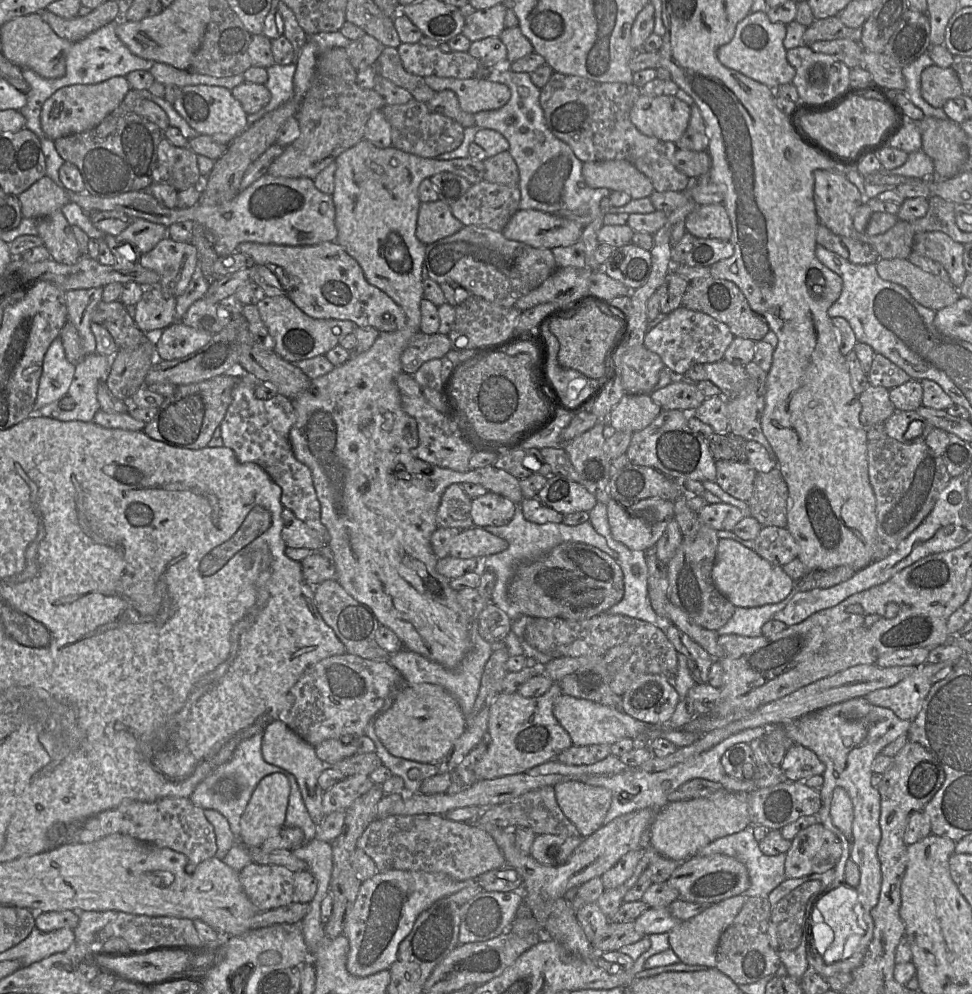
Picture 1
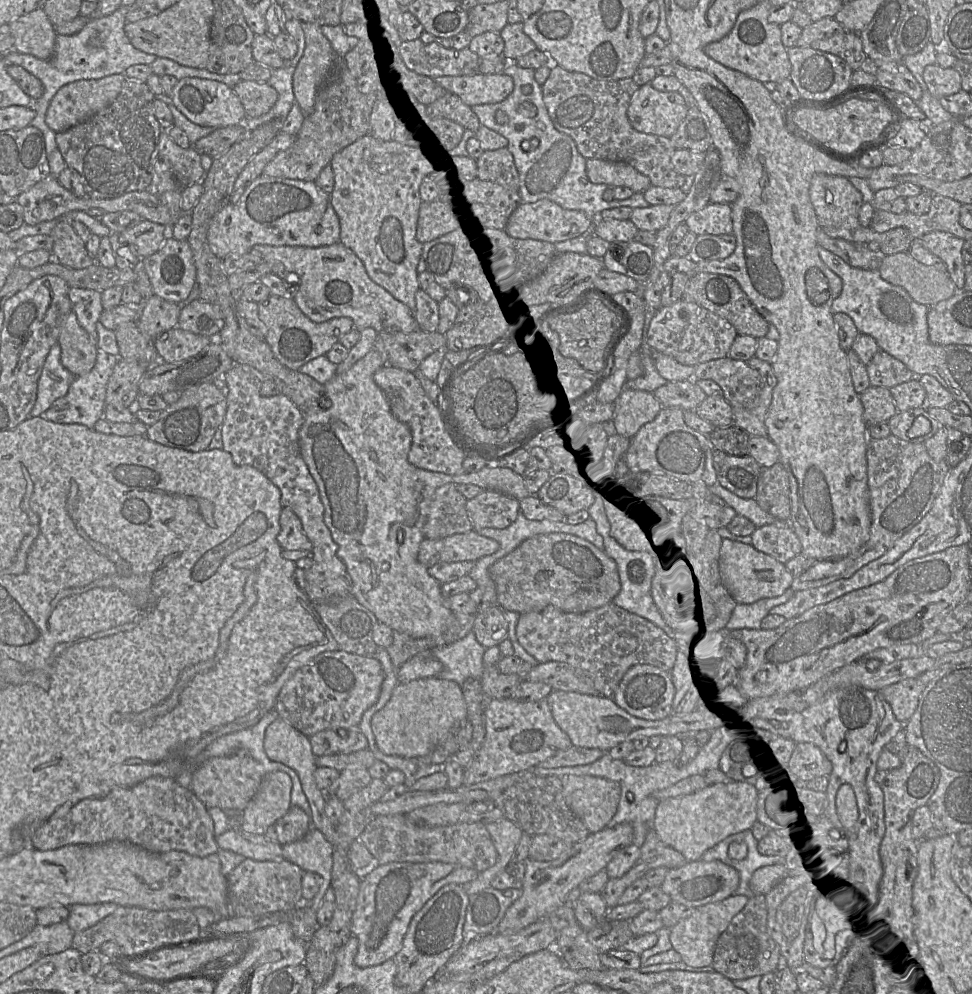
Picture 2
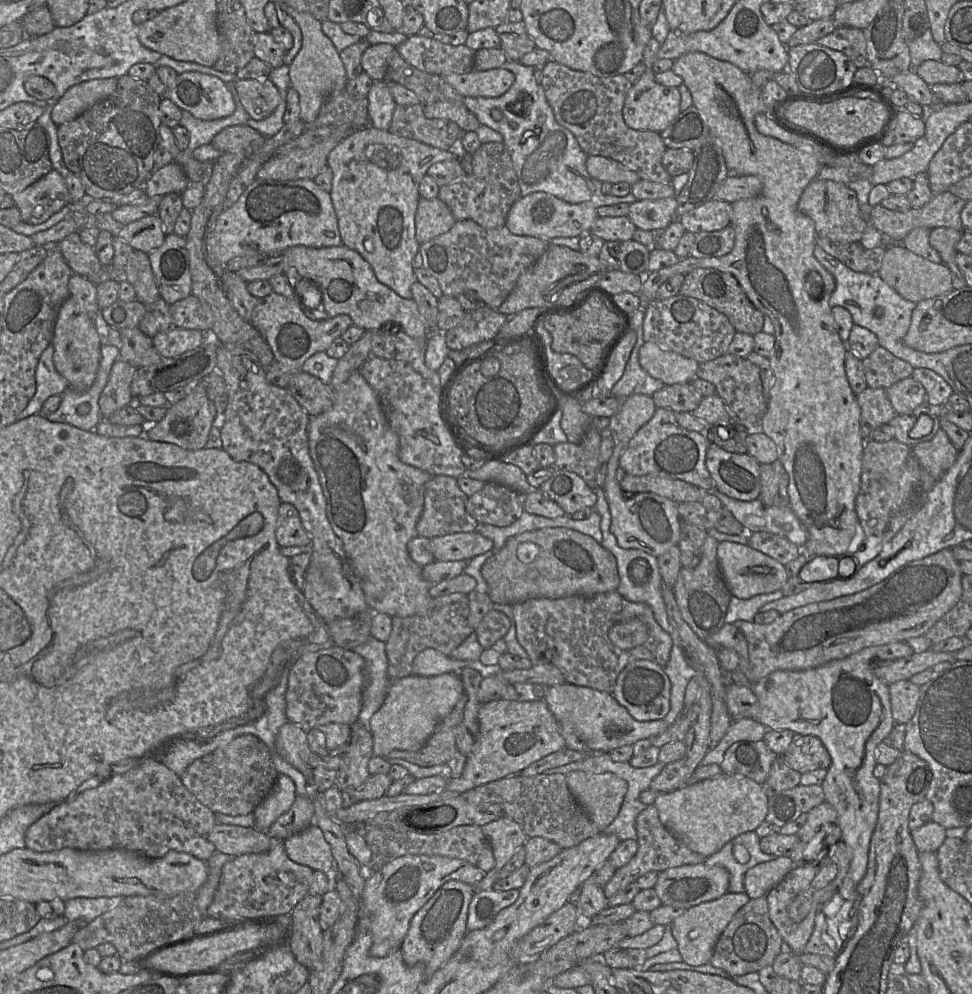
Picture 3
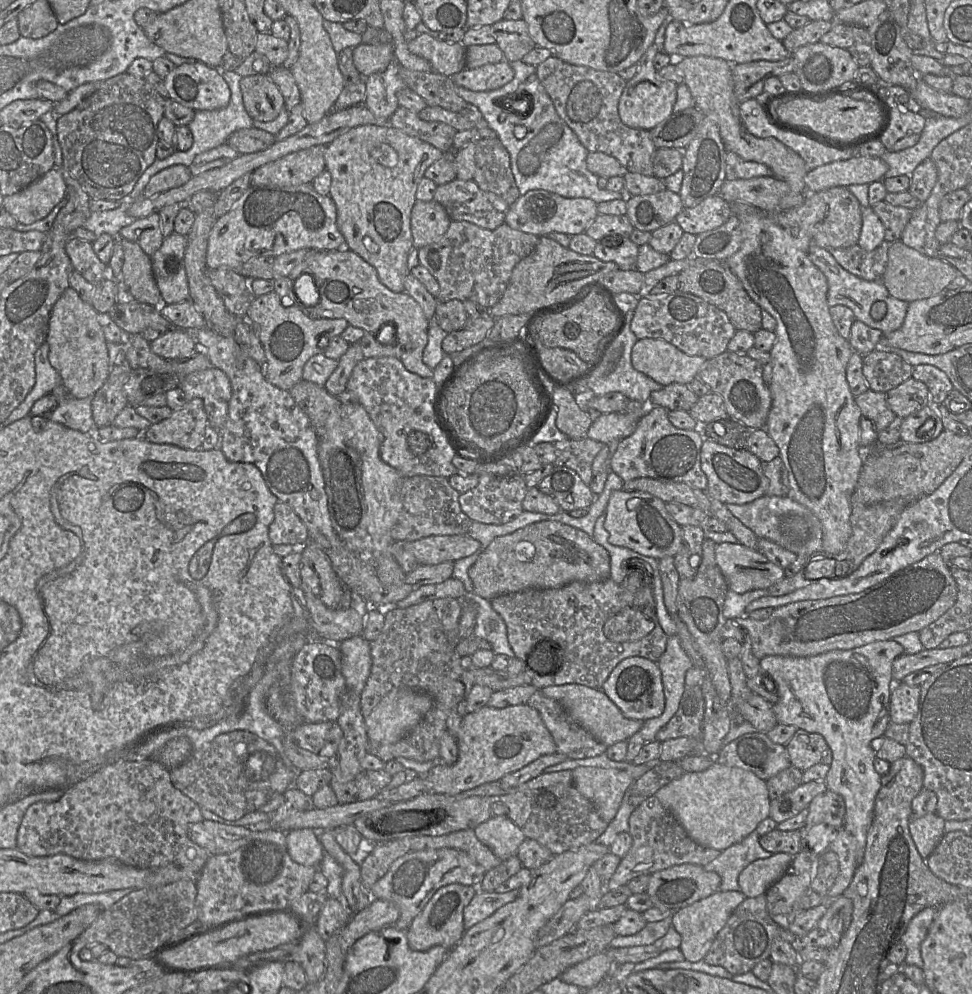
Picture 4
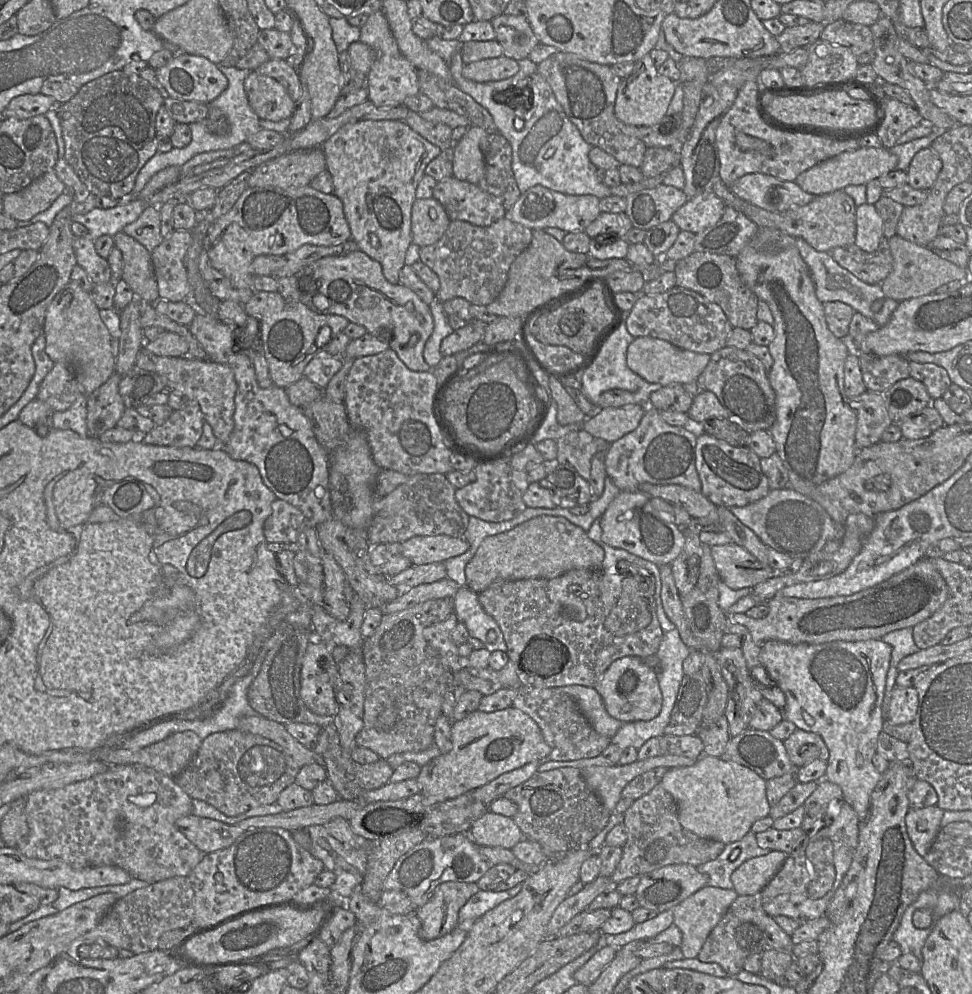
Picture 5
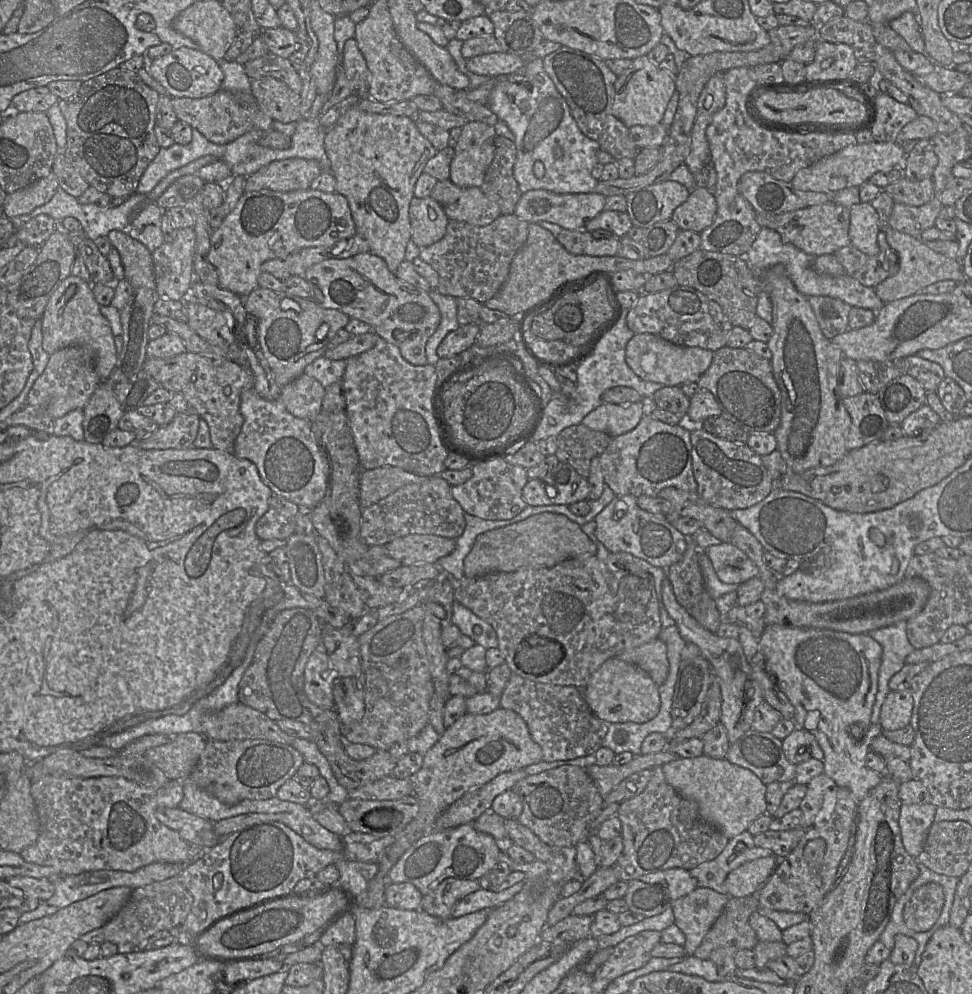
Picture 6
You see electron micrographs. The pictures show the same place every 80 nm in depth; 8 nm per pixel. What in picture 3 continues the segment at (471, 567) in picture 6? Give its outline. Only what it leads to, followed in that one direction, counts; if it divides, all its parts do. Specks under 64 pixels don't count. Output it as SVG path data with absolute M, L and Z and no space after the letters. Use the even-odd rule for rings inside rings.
M564 527L541 528L509 538L497 553L485 561L481 575L487 583L489 598L501 605L513 605L532 598L589 597L616 591L620 583L615 556L591 536Z

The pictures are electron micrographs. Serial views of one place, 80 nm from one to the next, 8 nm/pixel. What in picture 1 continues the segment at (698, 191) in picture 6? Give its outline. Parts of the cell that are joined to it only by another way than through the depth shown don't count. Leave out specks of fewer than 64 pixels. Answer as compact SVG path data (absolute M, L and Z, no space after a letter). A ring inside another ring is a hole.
M723 204L698 206L685 218L686 231L695 238L730 241L732 226Z

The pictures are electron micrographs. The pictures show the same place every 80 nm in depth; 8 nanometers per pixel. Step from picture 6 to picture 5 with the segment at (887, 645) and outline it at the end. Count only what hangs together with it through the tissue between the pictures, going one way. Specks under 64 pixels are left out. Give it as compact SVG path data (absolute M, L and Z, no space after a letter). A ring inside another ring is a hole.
M903 628L889 632L880 640L892 647L890 666L886 677L885 695L882 703L882 712L886 719L889 703L891 701L891 692L897 687L895 683L899 673L897 668L898 663L904 657L918 652L919 648L913 640L912 628Z

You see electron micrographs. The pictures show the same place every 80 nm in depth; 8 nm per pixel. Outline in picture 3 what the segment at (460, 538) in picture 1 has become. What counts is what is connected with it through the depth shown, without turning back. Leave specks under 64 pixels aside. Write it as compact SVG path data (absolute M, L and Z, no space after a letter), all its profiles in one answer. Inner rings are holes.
M460 532L430 539L435 561L471 560L493 548L493 541L477 532Z

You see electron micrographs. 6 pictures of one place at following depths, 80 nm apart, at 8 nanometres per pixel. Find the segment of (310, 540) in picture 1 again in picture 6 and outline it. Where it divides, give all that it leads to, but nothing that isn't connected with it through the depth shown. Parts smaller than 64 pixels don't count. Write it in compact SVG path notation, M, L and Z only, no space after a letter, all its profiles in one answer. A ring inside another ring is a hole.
M272 493L269 509L256 523L256 534L260 540L287 540L295 533L296 517L300 513L297 504Z

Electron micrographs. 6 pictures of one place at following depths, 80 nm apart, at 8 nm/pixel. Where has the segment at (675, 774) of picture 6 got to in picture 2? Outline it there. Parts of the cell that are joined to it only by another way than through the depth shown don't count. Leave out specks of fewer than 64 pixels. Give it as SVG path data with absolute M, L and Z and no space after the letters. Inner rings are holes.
M730 781L710 784L693 794L659 801L654 819L654 830L663 843L680 852L688 862L696 861L701 859L707 850L727 837L752 829L758 822L757 808L760 797L761 792L757 786L748 782Z

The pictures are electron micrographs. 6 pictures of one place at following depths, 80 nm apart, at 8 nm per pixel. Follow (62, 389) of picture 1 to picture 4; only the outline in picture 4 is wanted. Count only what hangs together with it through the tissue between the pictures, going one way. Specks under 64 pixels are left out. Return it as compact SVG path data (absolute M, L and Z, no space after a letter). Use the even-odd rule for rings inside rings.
M45 341L35 353L35 371L36 382L32 390L21 402L21 404L15 408L11 414L2 423L1 427L5 427L14 423L21 418L29 415L33 404L41 397L50 394L55 387L62 384L62 378L60 374L53 368L49 362L49 350L50 347Z

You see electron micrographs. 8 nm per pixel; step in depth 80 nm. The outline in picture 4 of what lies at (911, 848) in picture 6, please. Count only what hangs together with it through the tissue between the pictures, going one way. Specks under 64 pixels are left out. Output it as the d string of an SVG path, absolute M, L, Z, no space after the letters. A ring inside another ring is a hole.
M936 813L910 819L910 835L919 854L924 860L931 855L945 834L944 824L945 820Z

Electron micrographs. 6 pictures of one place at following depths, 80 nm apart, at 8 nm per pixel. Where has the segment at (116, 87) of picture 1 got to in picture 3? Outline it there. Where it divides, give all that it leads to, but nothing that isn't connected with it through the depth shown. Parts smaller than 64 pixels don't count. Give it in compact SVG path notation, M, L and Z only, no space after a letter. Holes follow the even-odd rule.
M118 78L93 79L69 88L52 109L51 118L57 125L71 121L92 105L110 96Z

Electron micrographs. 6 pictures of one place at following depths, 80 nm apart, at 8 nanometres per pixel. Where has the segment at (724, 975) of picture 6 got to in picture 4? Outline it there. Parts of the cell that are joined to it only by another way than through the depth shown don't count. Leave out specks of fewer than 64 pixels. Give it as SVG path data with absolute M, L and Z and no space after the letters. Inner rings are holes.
M766 896L747 897L718 932L703 961L709 965L722 966L732 975L742 975L751 972L759 962L770 959L772 944L778 937L780 927L768 914Z

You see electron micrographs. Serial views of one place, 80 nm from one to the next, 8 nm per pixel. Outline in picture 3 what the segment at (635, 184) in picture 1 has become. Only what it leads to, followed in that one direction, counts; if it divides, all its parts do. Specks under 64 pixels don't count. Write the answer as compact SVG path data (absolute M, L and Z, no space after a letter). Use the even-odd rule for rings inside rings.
M588 156L586 168L591 177L611 184L626 182L633 185L640 180L639 176L621 163L603 156Z

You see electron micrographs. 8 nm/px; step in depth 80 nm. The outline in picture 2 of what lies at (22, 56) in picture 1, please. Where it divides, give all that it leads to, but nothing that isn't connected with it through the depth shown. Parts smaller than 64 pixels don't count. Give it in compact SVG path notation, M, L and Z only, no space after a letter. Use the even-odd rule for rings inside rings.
M44 9L15 18L9 26L14 37L14 50L41 60L53 57L57 34Z

